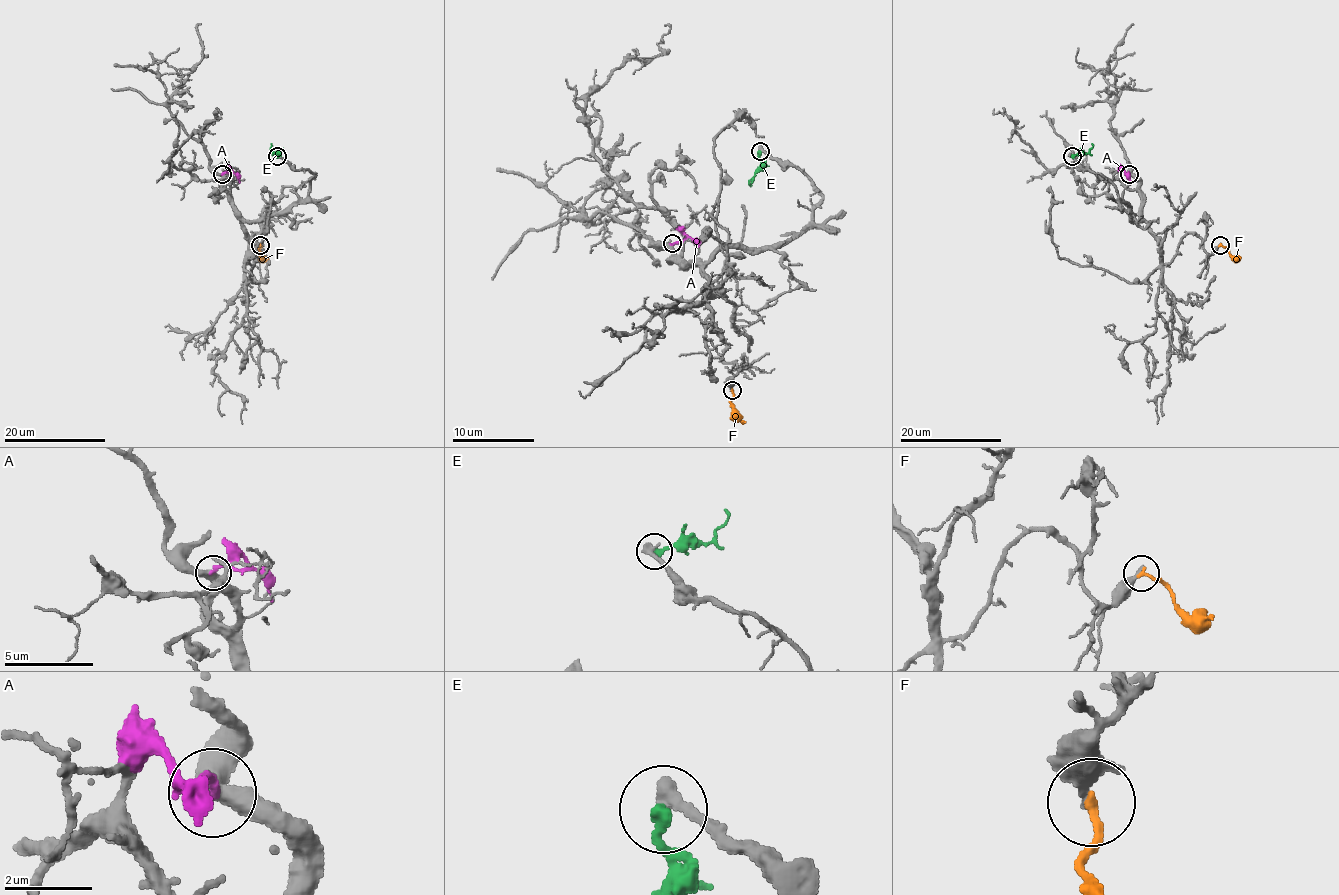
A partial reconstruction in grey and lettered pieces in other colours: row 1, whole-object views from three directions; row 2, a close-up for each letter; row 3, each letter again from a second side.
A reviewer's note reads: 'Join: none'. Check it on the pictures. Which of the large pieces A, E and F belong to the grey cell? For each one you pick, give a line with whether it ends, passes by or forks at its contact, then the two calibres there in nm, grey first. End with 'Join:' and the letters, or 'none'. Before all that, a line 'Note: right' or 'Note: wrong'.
Note: right
Join: none

